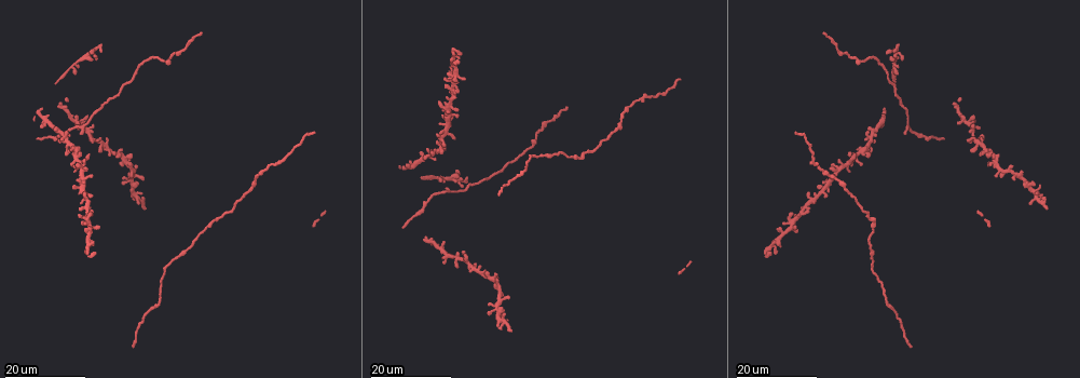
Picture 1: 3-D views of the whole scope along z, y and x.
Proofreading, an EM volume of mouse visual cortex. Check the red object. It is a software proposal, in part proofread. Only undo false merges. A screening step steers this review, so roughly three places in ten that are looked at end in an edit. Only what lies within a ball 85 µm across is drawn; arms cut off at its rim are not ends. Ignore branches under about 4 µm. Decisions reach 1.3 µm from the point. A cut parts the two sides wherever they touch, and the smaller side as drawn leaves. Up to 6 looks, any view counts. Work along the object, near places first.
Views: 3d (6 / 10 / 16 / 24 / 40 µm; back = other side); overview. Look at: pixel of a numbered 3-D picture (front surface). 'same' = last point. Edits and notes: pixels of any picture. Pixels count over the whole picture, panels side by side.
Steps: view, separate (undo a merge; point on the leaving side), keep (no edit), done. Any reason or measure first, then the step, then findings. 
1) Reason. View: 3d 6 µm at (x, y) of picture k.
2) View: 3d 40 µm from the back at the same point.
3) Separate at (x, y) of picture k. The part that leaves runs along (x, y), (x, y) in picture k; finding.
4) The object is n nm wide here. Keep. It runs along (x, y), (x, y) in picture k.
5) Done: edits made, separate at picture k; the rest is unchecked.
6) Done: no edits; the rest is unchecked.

View: 3d 16 µm at (873, 268) of picture 1.

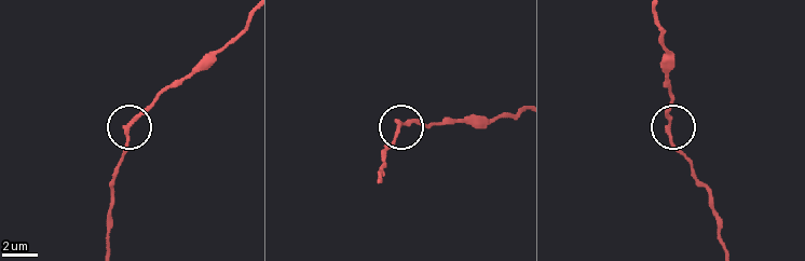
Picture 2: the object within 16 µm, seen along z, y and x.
Zoom in. View: 3d 6 µm at (669, 129) of picture 2.

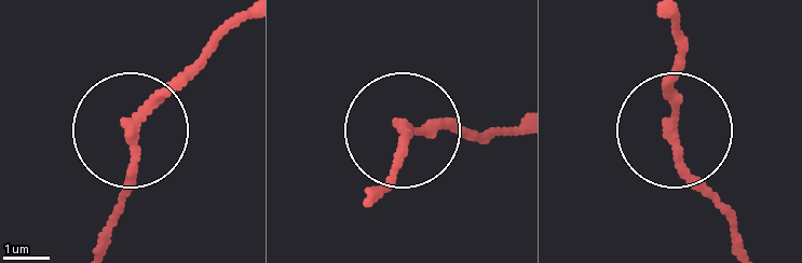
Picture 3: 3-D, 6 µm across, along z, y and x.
The object is 210 nm wide here. Keep. Continuous, no second neuron.

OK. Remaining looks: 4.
Sudden change in width. View: 3d 24 µm at (871, 256) of picture 1.

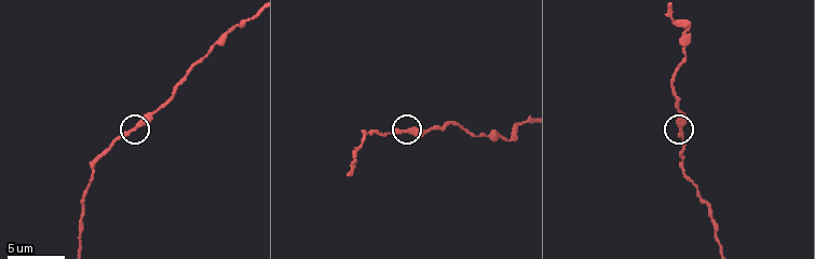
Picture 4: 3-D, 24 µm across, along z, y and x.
View: 3d 10 µm at (400, 131) of picture 4.

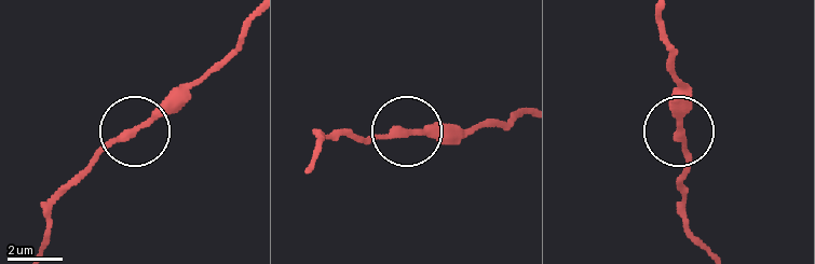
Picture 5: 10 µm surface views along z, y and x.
View: 3d 6 µm at (132, 132) of picture 5.

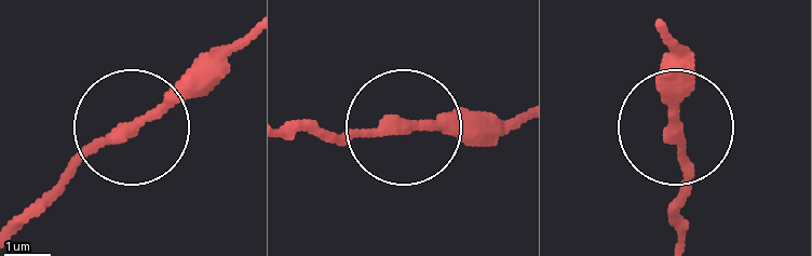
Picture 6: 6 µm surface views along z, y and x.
The object is 250 nm wide here. Keep. All the same neuron.

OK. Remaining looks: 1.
Done: no edits; the rest is unchecked.

